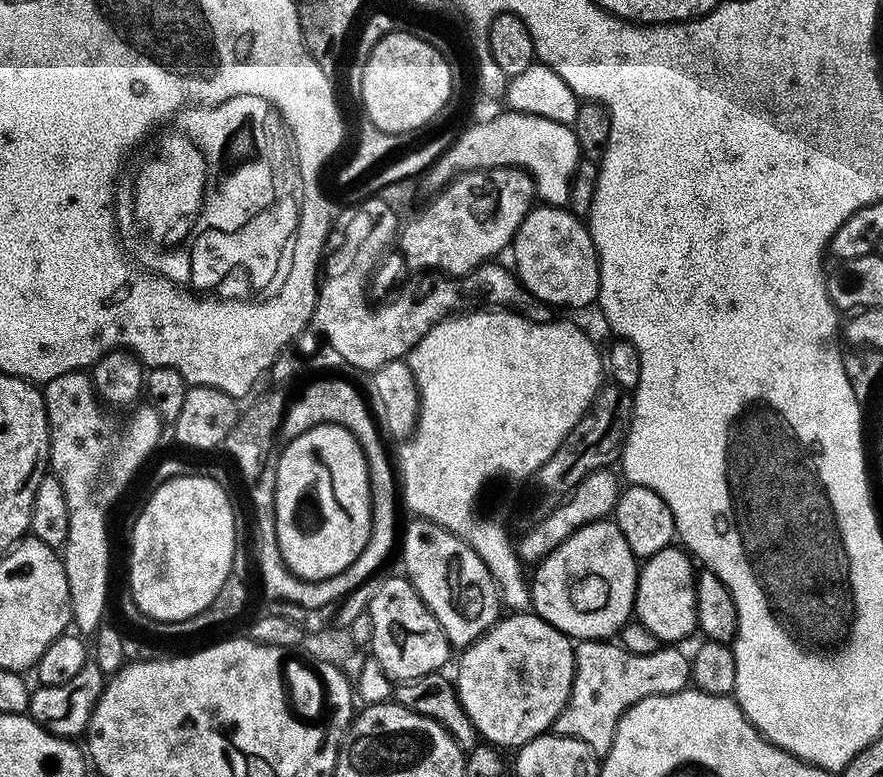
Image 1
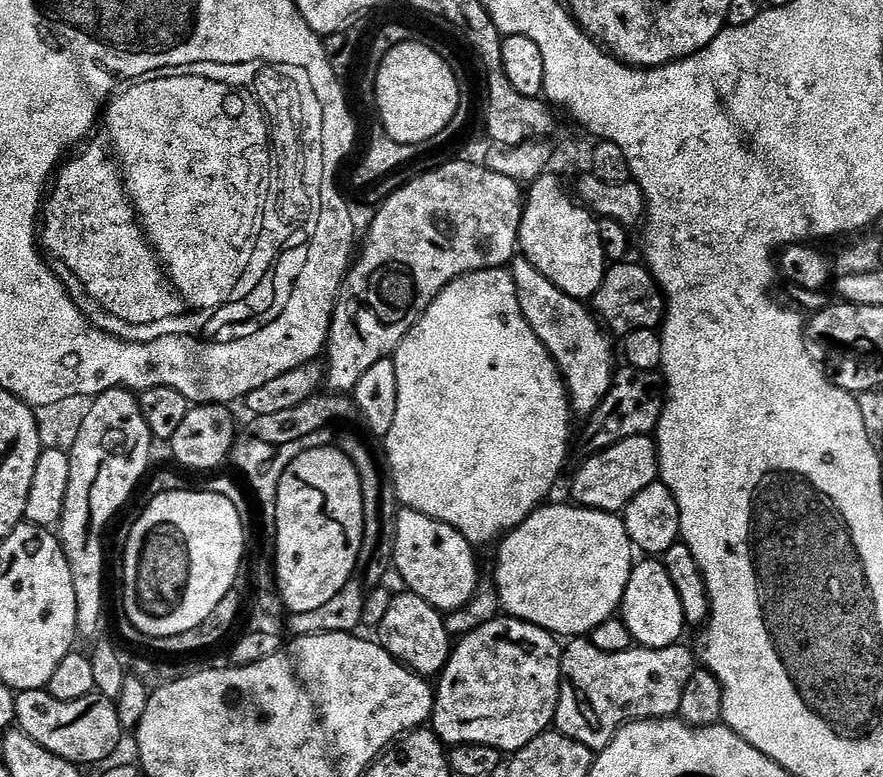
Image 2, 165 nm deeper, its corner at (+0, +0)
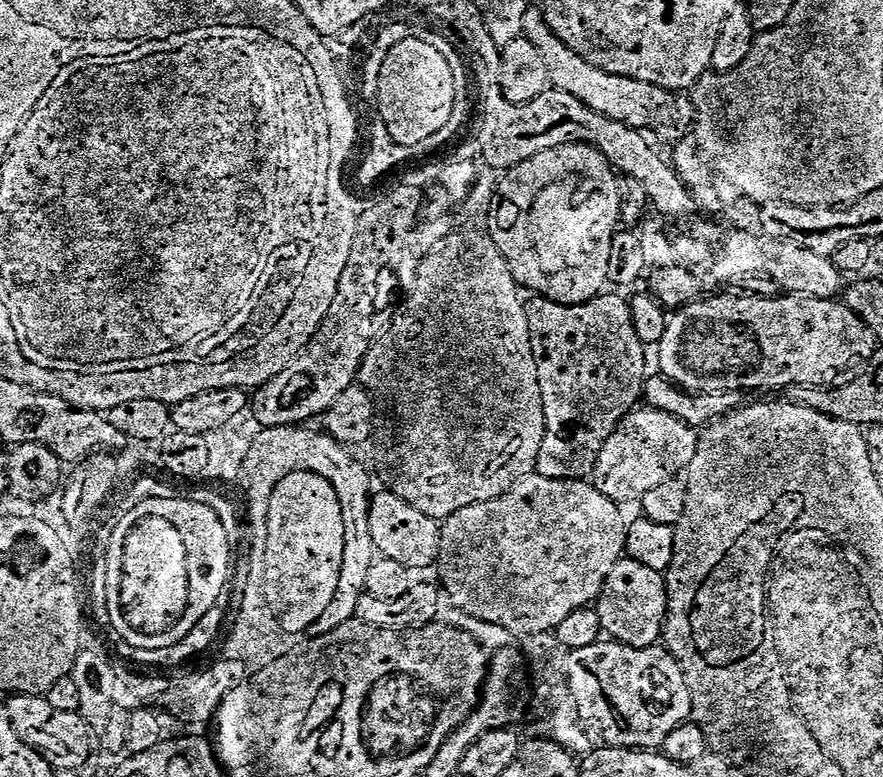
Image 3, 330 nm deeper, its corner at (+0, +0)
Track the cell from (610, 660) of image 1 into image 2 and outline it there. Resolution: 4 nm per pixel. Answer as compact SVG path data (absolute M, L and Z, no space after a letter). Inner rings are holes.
M569 639L563 645L560 654L560 697L558 698L558 706L556 707L555 731L561 732L563 736L568 736L571 740L582 742L582 746L599 750L610 743L615 738L616 733L625 724L630 724L633 720L662 720L675 717L681 705L683 691L686 690L686 684L690 681L694 669L694 663L691 660L692 652L690 649L684 647L685 645L683 643L672 644L668 648L641 648L639 646L633 646L622 653L603 653L602 650L598 650L596 645L592 644L591 639Z

